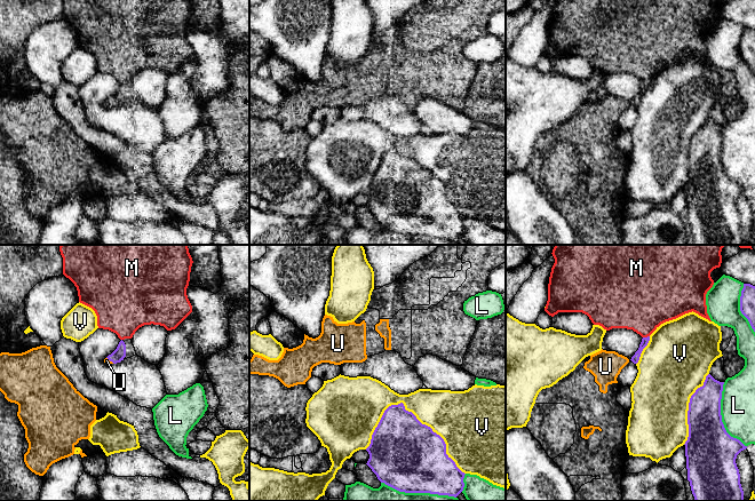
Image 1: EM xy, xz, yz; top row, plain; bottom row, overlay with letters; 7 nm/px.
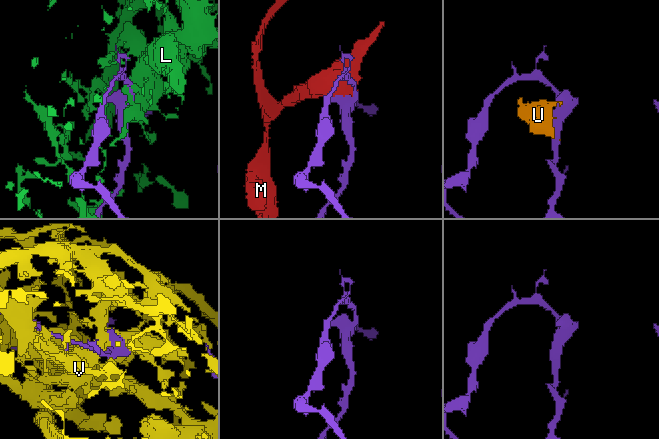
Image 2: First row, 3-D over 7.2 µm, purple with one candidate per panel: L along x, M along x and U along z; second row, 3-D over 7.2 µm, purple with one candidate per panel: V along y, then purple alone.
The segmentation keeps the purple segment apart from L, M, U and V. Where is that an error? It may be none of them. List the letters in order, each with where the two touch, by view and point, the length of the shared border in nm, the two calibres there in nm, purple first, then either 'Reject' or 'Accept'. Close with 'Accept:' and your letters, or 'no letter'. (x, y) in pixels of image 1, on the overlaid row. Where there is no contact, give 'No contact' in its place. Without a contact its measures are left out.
L: Touches purple at yz (721, 416). Shared border 480 nm. Thickness 340 nm (purple) against 240 nm. Reject
M: Touches purple at yz (645, 338). Shared border 50 nm. Thickness 60 nm (purple) against 400 nm. Reject
U: Touches purple at xy (110, 360). Shared border 70 nm. Thickness 90 nm (purple) against 40 nm. Reject
V: Touches purple at xz (429, 427). Shared border 750 nm. Thickness 480 nm (purple) against 400 nm. Reject
Accept: no letter

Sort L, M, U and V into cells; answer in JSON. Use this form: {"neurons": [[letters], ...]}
{"neurons": [["L"], ["M"], ["U"], ["V"]]}

